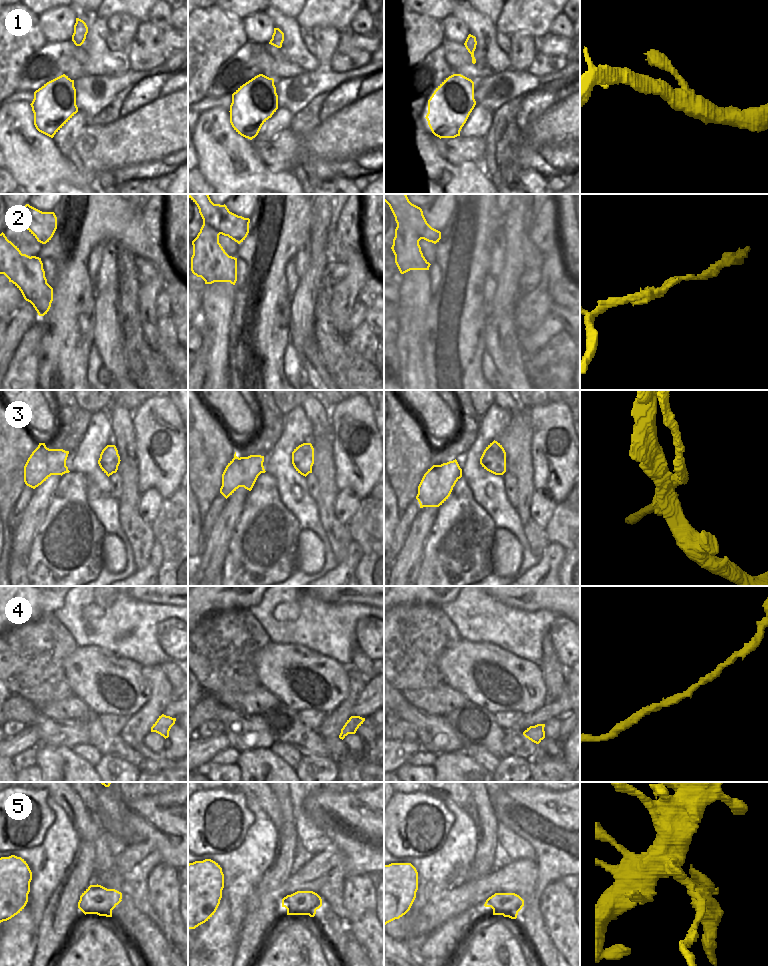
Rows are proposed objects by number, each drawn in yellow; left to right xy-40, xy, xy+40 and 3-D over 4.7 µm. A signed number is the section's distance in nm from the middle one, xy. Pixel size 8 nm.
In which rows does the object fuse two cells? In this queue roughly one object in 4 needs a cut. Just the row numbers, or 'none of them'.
2, 3, 5

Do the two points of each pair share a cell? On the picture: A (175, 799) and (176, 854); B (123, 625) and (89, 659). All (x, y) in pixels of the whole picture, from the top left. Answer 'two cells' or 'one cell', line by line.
A: one cell
B: two cells

